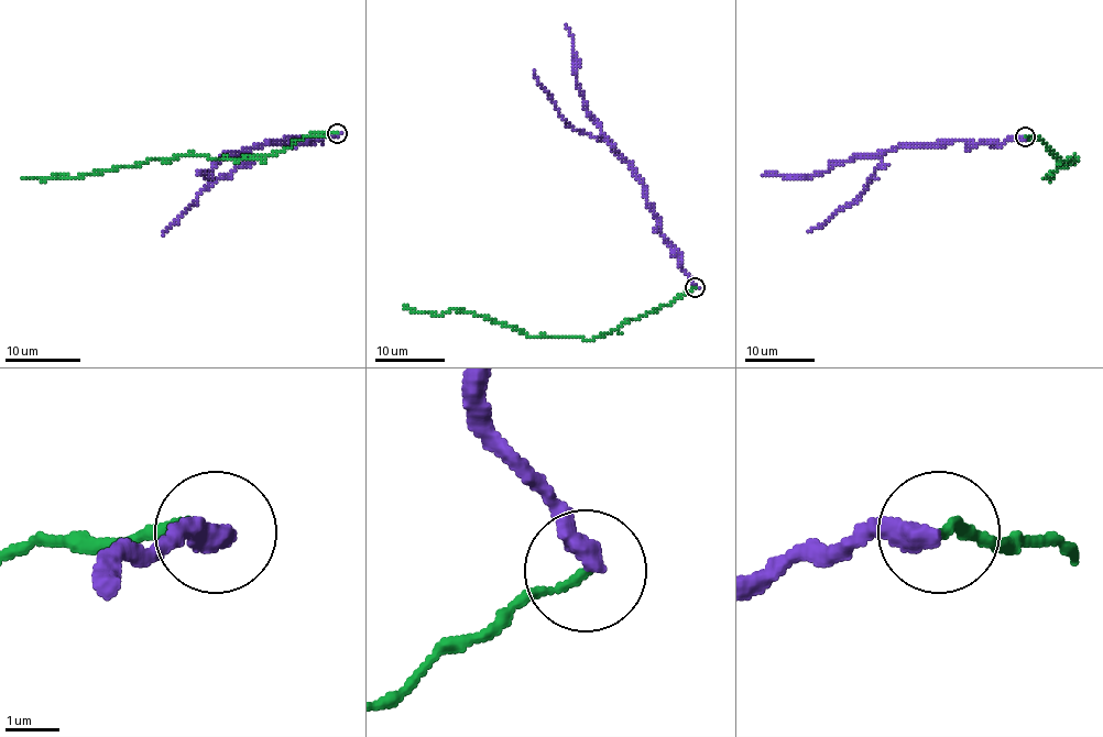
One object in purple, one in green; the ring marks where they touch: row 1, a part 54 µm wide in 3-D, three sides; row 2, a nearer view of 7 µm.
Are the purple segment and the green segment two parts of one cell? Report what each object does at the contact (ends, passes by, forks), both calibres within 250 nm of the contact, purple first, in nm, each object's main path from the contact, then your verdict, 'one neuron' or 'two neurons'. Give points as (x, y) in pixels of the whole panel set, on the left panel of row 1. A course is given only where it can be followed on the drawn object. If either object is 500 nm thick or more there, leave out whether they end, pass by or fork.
purple ends | green ends | 420/140 nm | purple via (336, 133), (323, 139), (298, 138), (254, 145), (246, 152), (241, 164), (230, 175), (211, 183), (164, 235) | green via (336, 133), (312, 133), (261, 158), (183, 154), (89, 175), (40, 180), (23, 177) | two neurons

